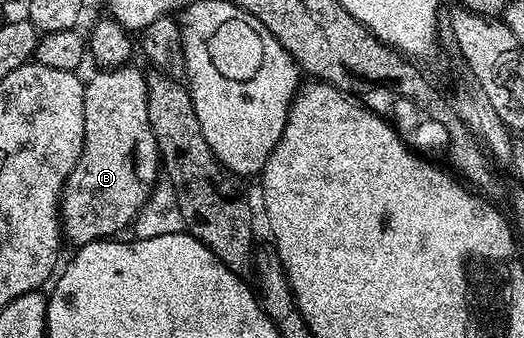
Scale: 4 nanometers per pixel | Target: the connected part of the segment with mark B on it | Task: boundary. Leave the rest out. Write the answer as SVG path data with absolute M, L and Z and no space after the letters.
M134 65L123 67L111 67L98 70L97 76L93 80L85 83L85 100L83 101L83 117L85 118L85 136L83 137L83 153L79 155L79 161L75 169L71 171L71 177L67 177L64 189L61 190L61 221L63 224L63 235L66 240L69 239L73 245L84 245L86 243L95 243L108 240L110 237L117 237L125 226L127 228L136 220L141 210L144 209L145 202L153 191L159 180L159 174L162 170L161 157L157 154L157 138L151 129L151 117L147 117L147 75L141 72Z

